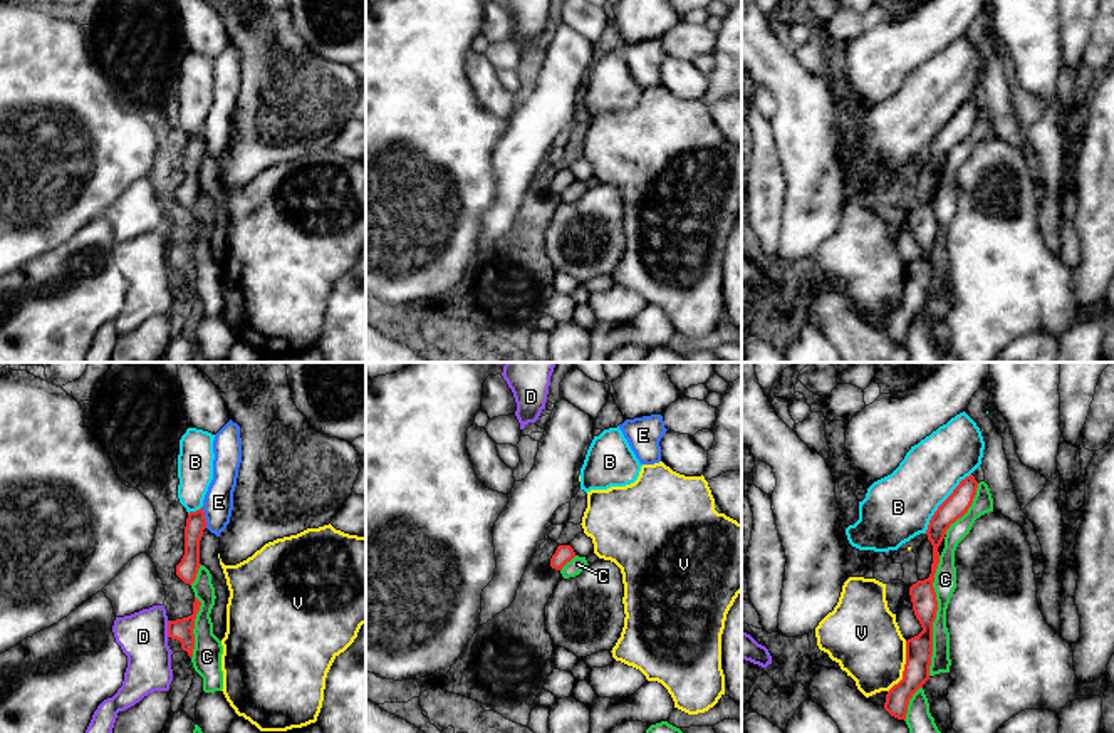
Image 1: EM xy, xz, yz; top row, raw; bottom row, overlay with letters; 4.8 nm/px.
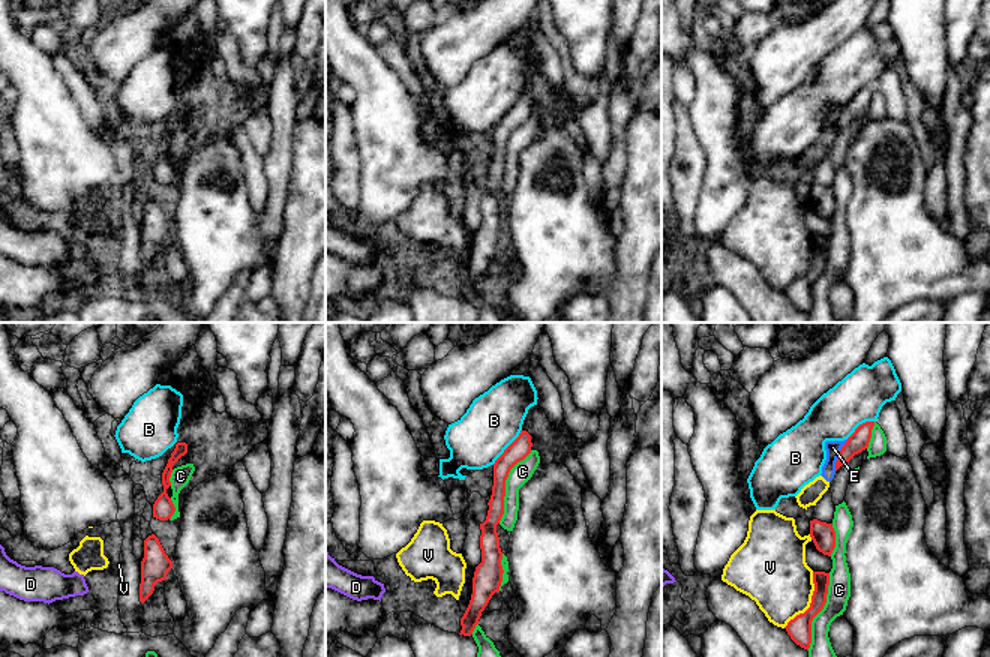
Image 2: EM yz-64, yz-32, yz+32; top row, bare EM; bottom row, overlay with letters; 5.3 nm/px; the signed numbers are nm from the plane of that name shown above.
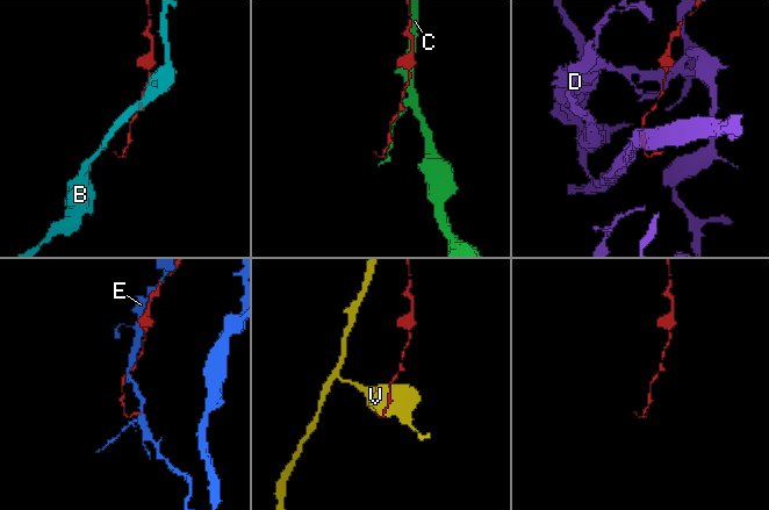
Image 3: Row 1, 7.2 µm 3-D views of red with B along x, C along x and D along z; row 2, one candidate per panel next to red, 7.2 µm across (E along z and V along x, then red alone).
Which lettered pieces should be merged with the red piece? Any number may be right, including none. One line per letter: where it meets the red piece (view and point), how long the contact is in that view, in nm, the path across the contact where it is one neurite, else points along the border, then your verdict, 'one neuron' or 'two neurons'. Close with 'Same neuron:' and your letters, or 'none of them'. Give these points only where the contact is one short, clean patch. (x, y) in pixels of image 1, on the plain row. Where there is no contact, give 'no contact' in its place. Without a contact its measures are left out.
B: contact yz (943, 126); length 360 nm; two neurons
C: contact yz (935, 240); length 600 nm; two neurons
D: contact xy (168, 254); length 80 nm; border xy (170, 245), (166, 260); two neurons
E: contact xy (203, 141); length 110 nm; two neurons
V: contact yz (905, 291); length 260 nm; two neurons
Same neuron: none of them

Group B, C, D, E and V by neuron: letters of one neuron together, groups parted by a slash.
B / C / D / E / V

